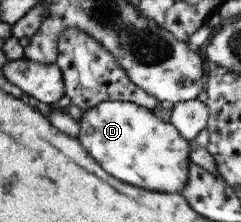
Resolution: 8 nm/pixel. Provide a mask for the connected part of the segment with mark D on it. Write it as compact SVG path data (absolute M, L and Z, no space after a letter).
M100 102L83 111L78 120L77 139L111 176L147 190L180 193L189 179L190 141L181 136L177 127L164 122L156 110L134 102Z

